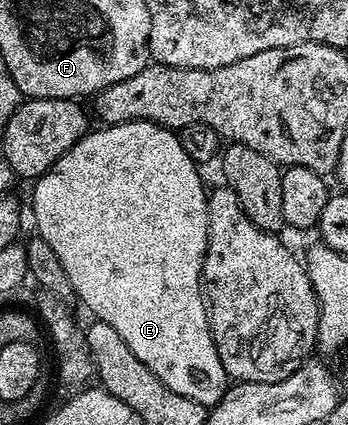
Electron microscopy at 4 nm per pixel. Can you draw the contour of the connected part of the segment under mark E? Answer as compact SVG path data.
M129 120L127 124L114 124L101 127L101 129L101 132L96 132L96 130L89 131L88 135L80 139L69 152L64 152L62 158L58 158L55 164L53 164L43 176L35 181L36 189L32 192L32 212L36 215L36 228L40 231L37 232L39 239L46 241L54 250L56 257L62 262L62 266L66 270L68 280L72 283L72 288L75 295L78 297L79 303L81 305L84 303L85 306L93 312L93 317L95 317L96 320L105 320L107 324L114 326L114 330L118 330L118 334L126 342L126 346L130 346L132 353L135 354L137 358L139 358L142 363L144 363L144 365L146 365L165 386L167 386L167 388L174 390L174 394L182 394L186 398L190 398L194 402L198 402L205 406L216 404L222 399L222 397L224 397L224 393L228 391L230 387L230 377L228 371L222 366L220 355L216 349L216 343L212 340L210 312L206 307L206 300L202 295L202 288L200 292L200 284L202 285L202 269L204 267L204 254L208 250L208 196L206 195L206 191L204 192L204 184L200 181L199 174L196 173L199 172L198 166L188 157L186 150L180 145L179 135L177 135L173 129L163 128L161 124L154 124L150 120Z

